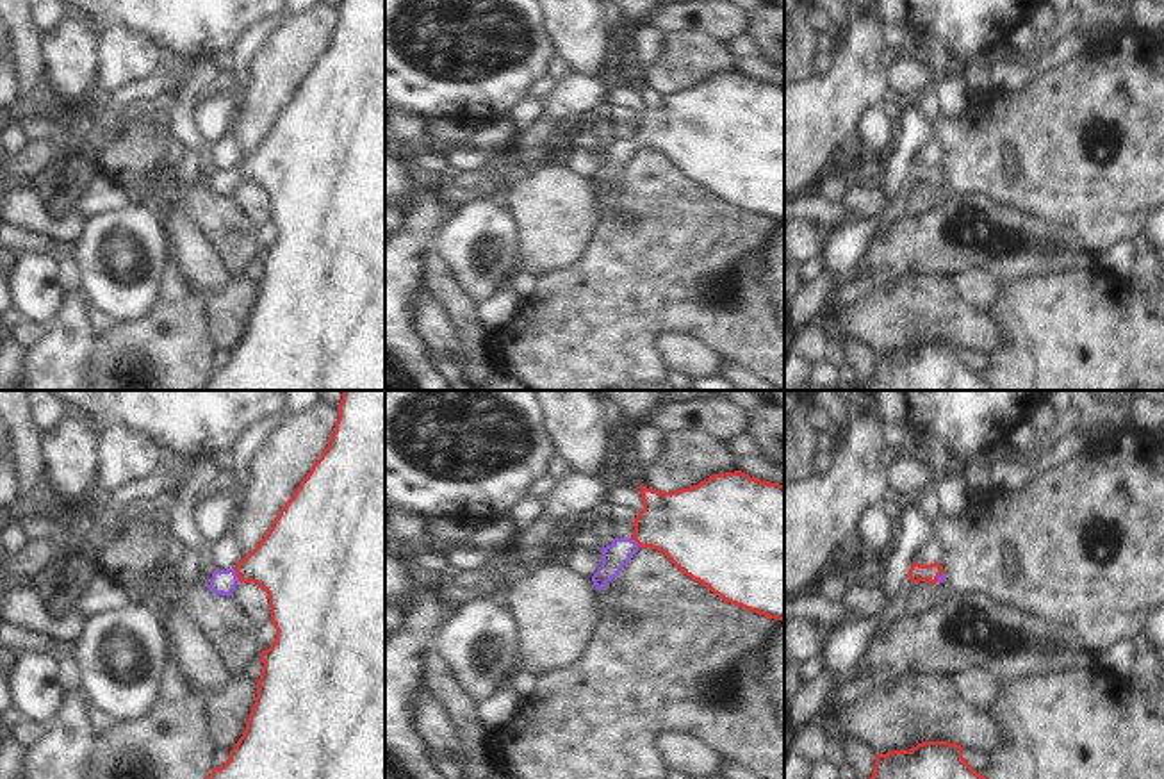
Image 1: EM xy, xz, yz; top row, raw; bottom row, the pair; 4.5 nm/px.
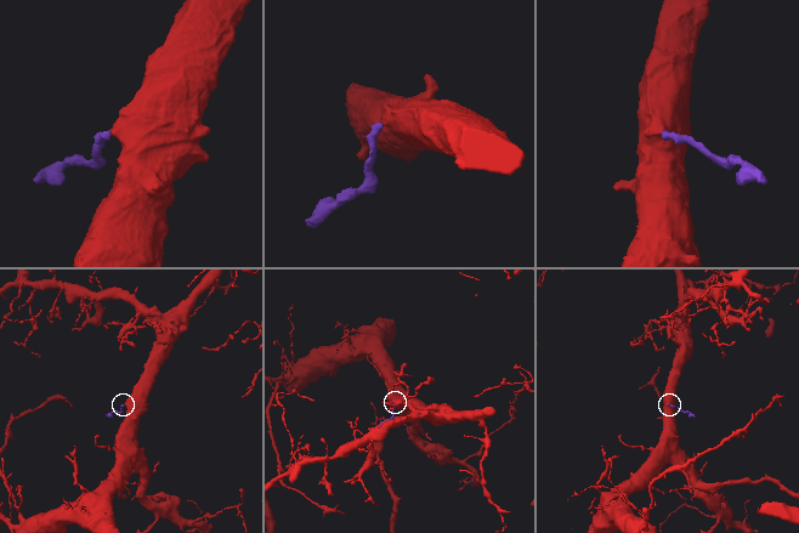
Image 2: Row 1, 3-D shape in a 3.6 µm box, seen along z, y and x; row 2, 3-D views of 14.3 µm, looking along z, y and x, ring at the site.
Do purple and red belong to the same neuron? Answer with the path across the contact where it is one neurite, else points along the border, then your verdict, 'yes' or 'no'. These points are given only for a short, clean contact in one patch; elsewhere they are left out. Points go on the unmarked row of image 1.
across xy (223, 182), (236, 175), (261, 166), (289, 163) | yes

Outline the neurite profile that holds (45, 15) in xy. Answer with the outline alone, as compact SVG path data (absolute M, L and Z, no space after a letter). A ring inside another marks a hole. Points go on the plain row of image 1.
M25 0L29 5L29 18L39 36L50 32L64 18L64 4L61 0Z

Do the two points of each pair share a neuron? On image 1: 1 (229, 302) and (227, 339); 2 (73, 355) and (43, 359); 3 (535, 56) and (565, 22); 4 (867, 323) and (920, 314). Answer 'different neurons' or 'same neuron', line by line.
1: same neuron
2: same neuron
3: different neurons
4: same neuron

